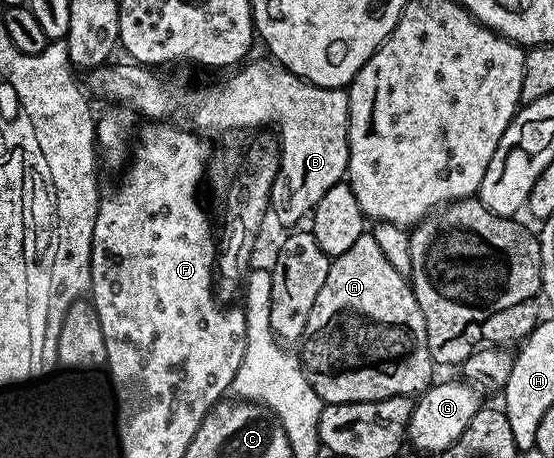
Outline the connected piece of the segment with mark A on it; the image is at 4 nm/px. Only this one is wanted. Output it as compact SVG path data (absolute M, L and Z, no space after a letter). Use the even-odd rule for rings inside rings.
M371 233L357 237L345 253L330 260L330 265L329 277L325 277L325 285L321 285L317 301L313 301L313 313L309 313L305 333L297 347L297 356L309 385L320 395L324 404L375 402L398 395L415 397L426 391L433 379L433 364L427 348L425 317L417 305L415 288L408 276L394 267L385 253L381 253L381 245ZM342 315L364 319L367 323L357 324L355 331L331 331L331 326Z

